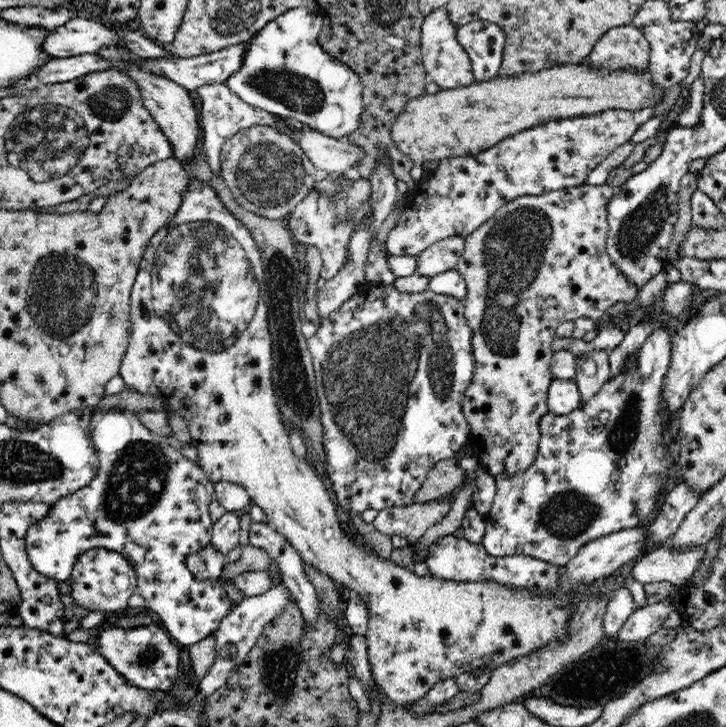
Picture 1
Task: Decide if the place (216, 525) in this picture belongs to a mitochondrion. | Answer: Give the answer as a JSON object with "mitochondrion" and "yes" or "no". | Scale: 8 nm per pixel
{"mitochondrion":"no"}

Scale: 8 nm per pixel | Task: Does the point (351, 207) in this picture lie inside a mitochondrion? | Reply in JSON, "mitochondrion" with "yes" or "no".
{"mitochondrion":"yes"}

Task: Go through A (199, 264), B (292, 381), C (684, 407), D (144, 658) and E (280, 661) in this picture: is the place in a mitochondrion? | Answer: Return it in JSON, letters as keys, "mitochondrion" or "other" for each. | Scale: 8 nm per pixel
{"A":"mitochondrion","B":"mitochondrion","C":"other","D":"mitochondrion","E":"mitochondrion"}

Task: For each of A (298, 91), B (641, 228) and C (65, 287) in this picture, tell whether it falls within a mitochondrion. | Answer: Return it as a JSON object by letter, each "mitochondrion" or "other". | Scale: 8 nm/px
{"A":"mitochondrion","B":"mitochondrion","C":"mitochondrion"}

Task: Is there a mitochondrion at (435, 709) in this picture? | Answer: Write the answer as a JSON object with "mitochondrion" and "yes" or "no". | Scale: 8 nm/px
{"mitochondrion":"no"}

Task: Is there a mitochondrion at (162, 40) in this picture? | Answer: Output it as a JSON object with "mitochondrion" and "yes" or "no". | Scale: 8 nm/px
{"mitochondrion":"no"}

